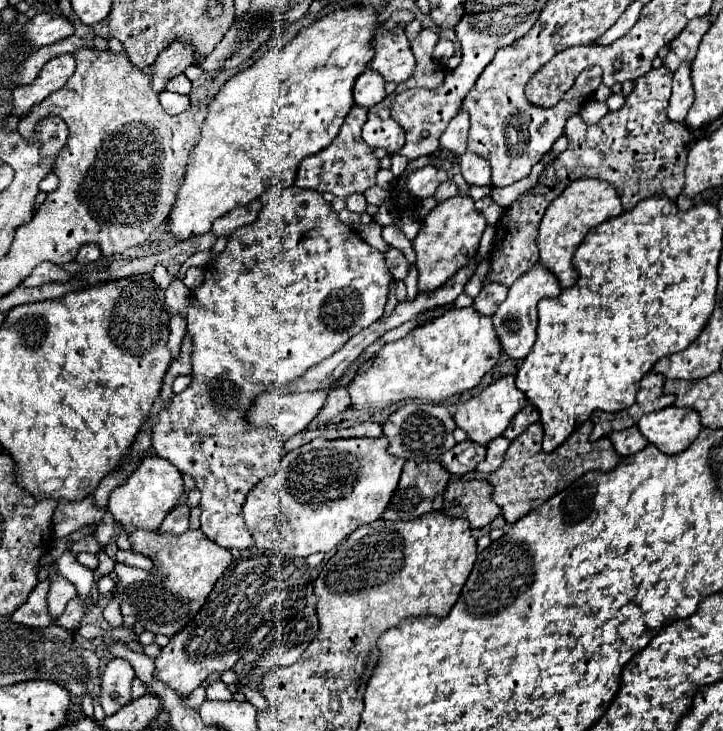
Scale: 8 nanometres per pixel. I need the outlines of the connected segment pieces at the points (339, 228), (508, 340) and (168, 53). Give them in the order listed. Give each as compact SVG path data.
M289 186L289 188L269 188L267 192L261 194L261 216L245 226L245 228L237 228L229 240L225 250L215 258L215 262L211 266L205 268L205 280L203 284L191 294L191 302L189 302L189 332L193 336L193 382L189 384L187 390L183 390L181 394L175 394L171 398L171 406L169 408L161 408L159 412L159 422L153 428L153 450L159 458L165 458L169 462L175 464L177 470L189 474L195 478L197 488L201 490L201 508L203 508L203 516L201 516L201 530L203 534L213 540L215 544L223 546L223 548L249 548L253 544L251 534L243 522L243 502L249 494L249 490L259 484L261 478L273 474L279 468L281 458L285 456L283 450L283 442L277 438L275 428L253 428L251 424L247 424L245 420L245 412L249 410L249 404L253 402L253 398L261 392L265 392L271 386L287 386L289 382L297 380L301 374L305 374L311 366L319 364L321 360L329 358L333 352L337 352L337 348L341 348L341 344L345 344L345 340L349 340L351 336L355 336L357 332L361 332L363 328L367 328L369 324L373 324L375 320L379 320L383 316L383 308L387 302L387 292L389 292L389 282L391 282L391 272L385 264L385 256L375 250L373 246L369 246L367 242L361 240L361 236L345 226L339 218L337 212L331 208L329 202L323 200L321 194L317 194L315 190L303 190L297 186Z
M537 264L525 276L521 276L511 288L505 298L505 302L499 306L499 310L493 316L495 332L501 342L501 348L511 358L525 358L535 344L535 330L537 330L537 304L541 298L555 298L561 292L559 280L549 272L545 266Z
M175 40L175 44L171 44L167 50L163 50L159 54L157 62L151 68L153 88L157 92L163 92L169 78L181 74L187 66L193 64L193 56L195 56L193 44L189 44L185 40Z

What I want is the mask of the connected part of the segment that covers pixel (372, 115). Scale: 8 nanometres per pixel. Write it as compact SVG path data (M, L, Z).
M391 96L369 110L369 118L363 126L363 140L371 148L385 148L389 154L397 154L405 144L405 130L391 118Z

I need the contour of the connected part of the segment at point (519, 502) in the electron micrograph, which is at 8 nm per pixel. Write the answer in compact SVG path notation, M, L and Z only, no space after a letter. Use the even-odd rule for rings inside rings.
M531 424L521 436L517 436L507 454L505 462L497 472L491 472L489 476L477 470L474 478L485 479L493 486L493 500L503 508L503 516L509 524L515 524L525 514L529 514L533 508L541 506L545 500L573 484L577 478L591 470L603 470L609 472L609 468L615 468L619 462L619 454L615 452L611 440L605 436L597 442L589 442L589 424L579 426L565 444L561 444L555 452L545 454L541 448L541 424Z

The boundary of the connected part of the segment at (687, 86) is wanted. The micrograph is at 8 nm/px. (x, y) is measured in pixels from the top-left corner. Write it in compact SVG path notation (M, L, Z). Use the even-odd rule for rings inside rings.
M687 62L673 74L673 94L667 110L669 120L685 122L685 116L691 106L693 106L693 86L691 86L691 64Z

